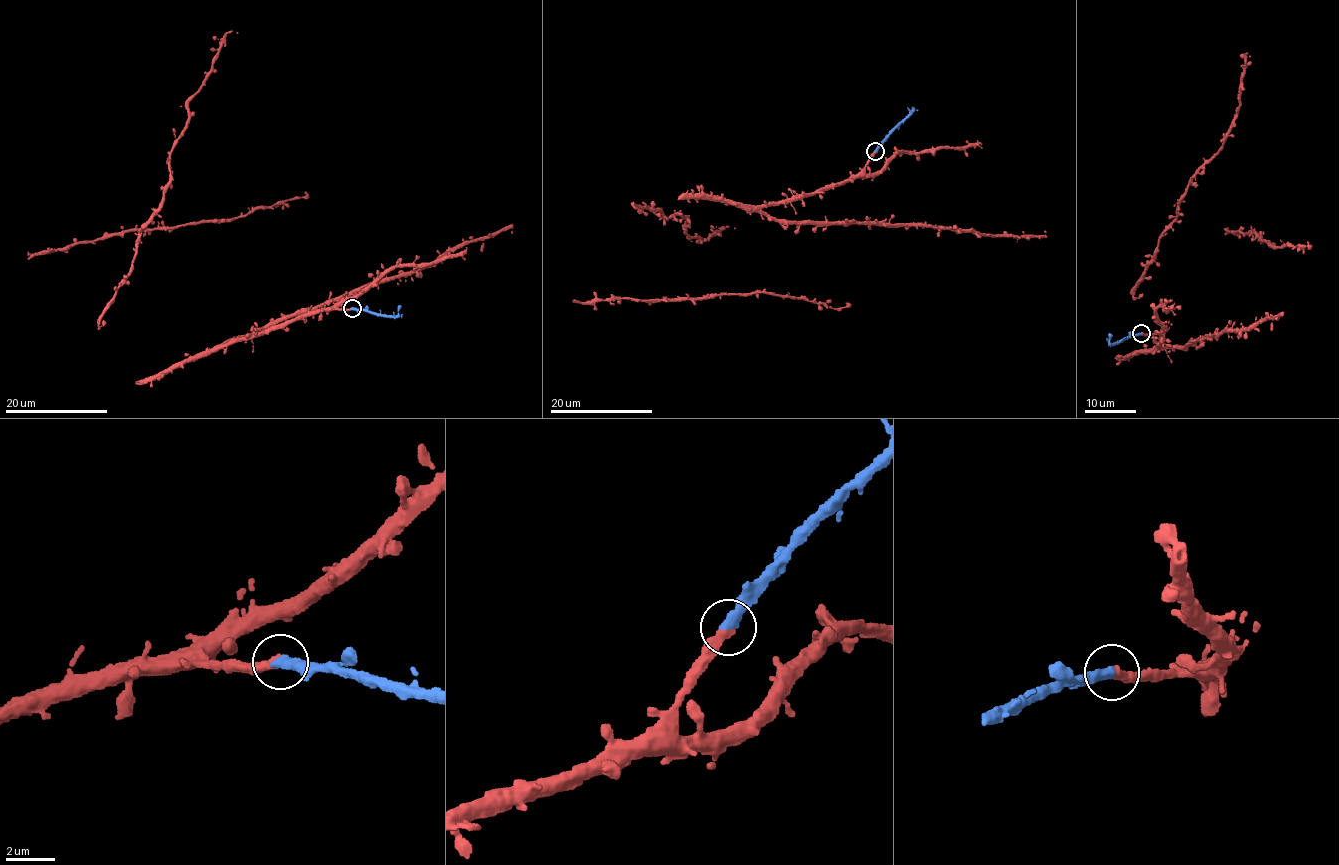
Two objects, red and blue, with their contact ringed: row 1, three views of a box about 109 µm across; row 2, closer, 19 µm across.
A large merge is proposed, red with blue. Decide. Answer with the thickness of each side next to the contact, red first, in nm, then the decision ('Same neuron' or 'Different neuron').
Thickness 420 nm (red) against 440 nm. Same neuron

